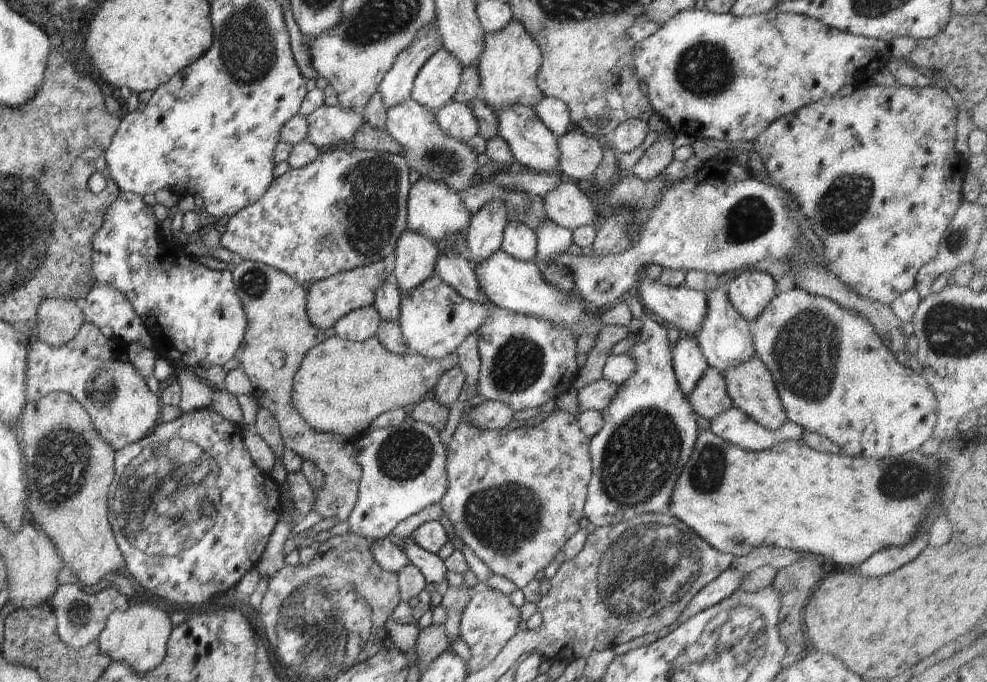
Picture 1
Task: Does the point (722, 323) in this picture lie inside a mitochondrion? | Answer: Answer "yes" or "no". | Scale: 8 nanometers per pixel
no

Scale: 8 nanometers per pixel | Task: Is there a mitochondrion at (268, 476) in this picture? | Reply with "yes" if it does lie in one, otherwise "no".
no

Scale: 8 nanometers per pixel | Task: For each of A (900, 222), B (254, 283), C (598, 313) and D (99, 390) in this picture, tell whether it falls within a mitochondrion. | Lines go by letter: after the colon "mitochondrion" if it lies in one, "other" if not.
A: other
B: mitochondrion
C: other
D: mitochondrion

